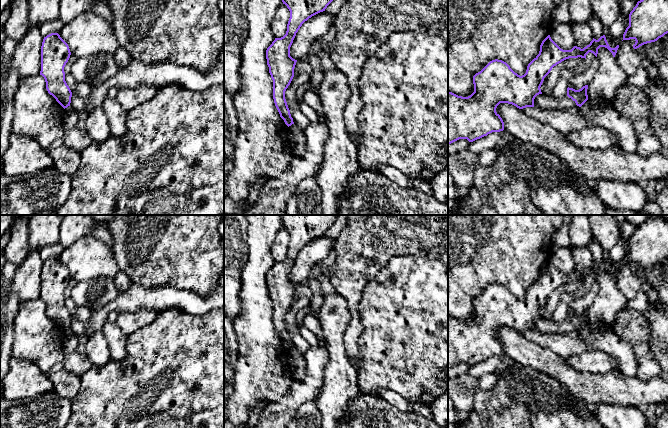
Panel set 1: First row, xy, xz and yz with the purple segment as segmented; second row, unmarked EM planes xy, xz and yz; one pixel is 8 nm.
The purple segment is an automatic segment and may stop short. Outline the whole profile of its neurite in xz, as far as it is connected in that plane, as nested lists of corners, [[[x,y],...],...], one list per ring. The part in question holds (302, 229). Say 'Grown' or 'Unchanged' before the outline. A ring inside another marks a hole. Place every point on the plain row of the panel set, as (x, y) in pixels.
Unchanged. [[[280,215],[282,226],[290,235],[286,258],[275,262],[266,274],[267,289],[273,304],[273,323],[275,330],[289,351],[293,346],[288,332],[285,315],[294,301],[297,284],[290,280],[290,271],[296,257],[312,240],[325,235],[338,215]]]

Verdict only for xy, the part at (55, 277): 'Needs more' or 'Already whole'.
Already whole

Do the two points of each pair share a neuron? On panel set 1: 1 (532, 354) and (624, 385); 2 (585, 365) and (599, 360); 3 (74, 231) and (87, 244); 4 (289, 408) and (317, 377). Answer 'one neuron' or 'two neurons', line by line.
1: one neuron
2: one neuron
3: two neurons
4: one neuron

